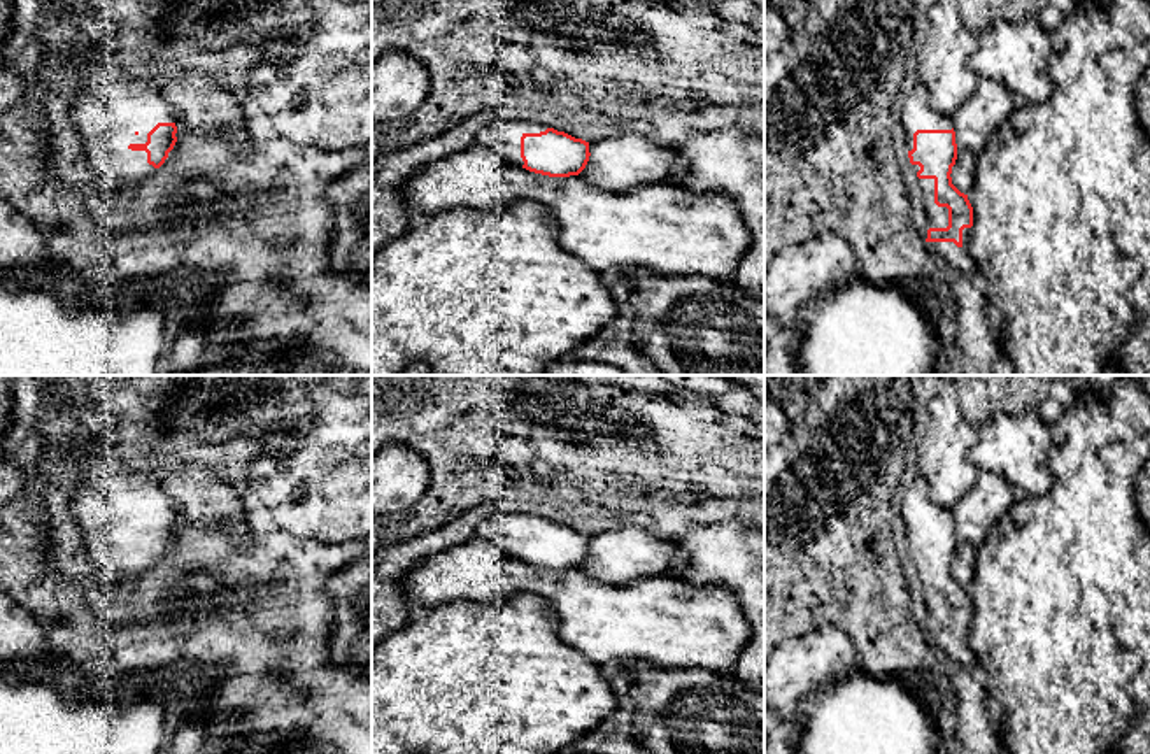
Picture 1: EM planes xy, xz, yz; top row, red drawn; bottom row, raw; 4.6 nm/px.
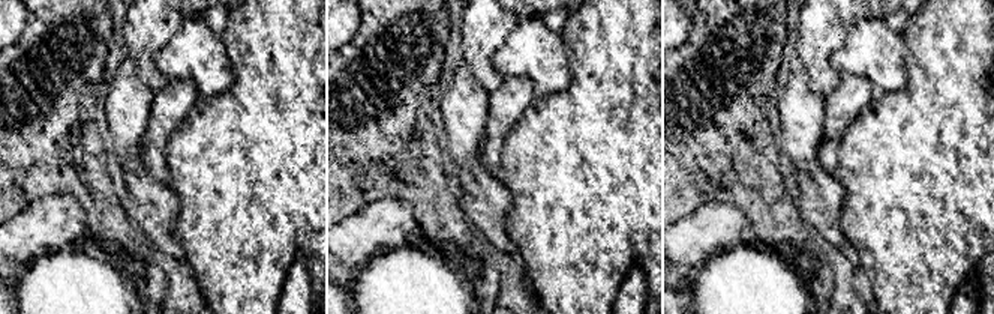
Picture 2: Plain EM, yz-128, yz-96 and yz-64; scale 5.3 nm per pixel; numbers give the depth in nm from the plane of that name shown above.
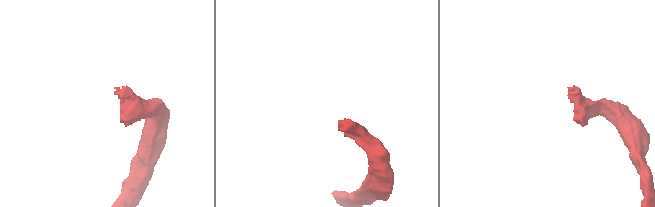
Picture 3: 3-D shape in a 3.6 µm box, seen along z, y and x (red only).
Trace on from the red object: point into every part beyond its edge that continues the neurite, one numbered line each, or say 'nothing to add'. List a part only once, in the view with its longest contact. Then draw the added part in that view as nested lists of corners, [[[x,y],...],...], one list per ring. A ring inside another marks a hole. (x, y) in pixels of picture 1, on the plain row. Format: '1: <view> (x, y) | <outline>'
1: xy (114, 497) | [[[79,437],[70,442],[74,445],[67,451],[86,472],[84,482],[74,491],[74,521],[86,538],[89,556],[102,575],[102,584],[135,579],[154,559],[147,556],[146,544],[131,544],[128,538],[146,537],[147,526],[158,516],[175,516],[175,505],[154,479],[126,463],[124,456],[117,454],[110,444],[102,442],[100,437]]]

